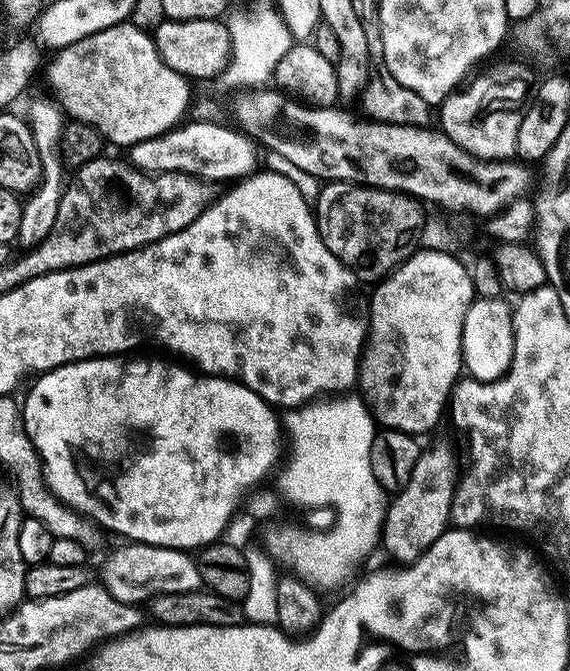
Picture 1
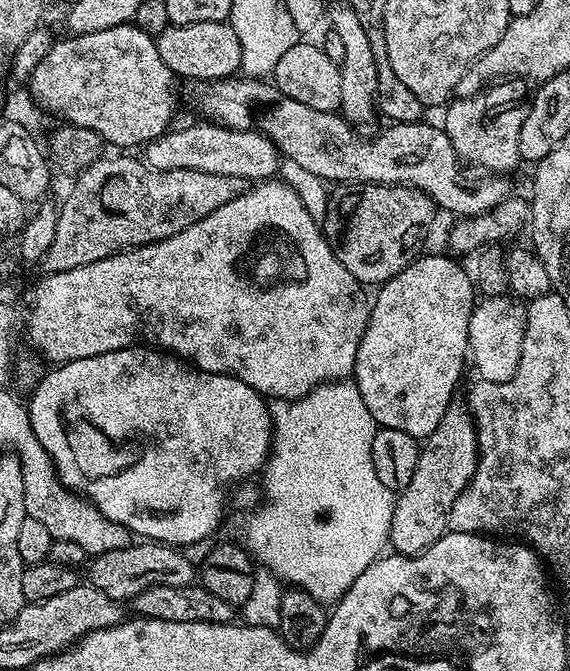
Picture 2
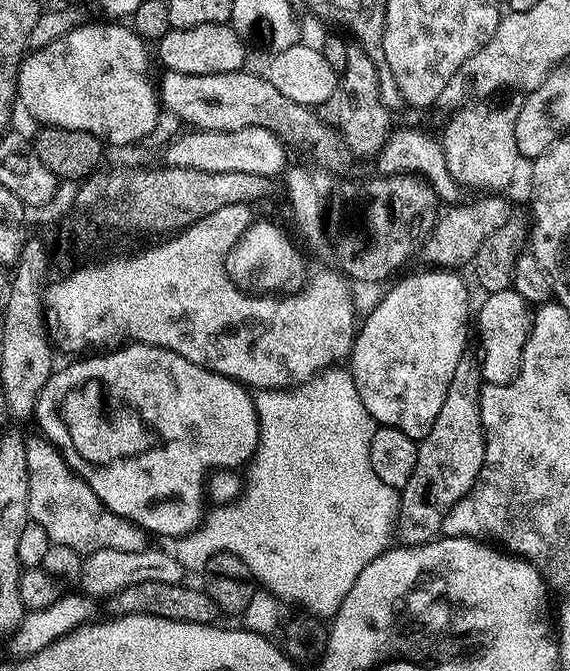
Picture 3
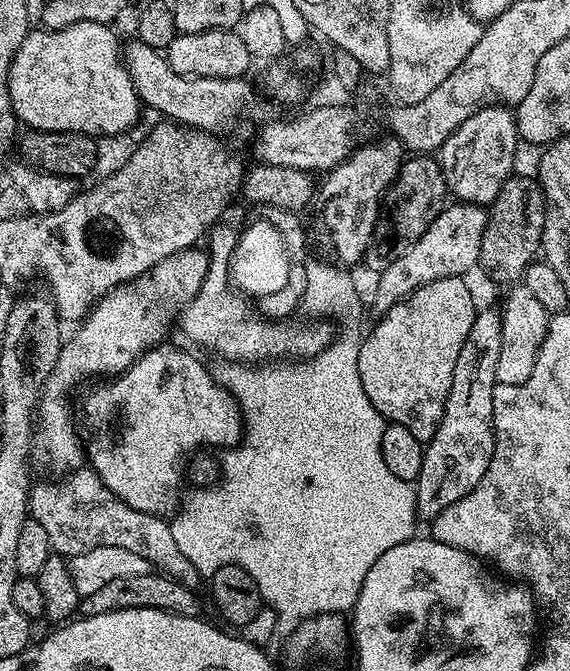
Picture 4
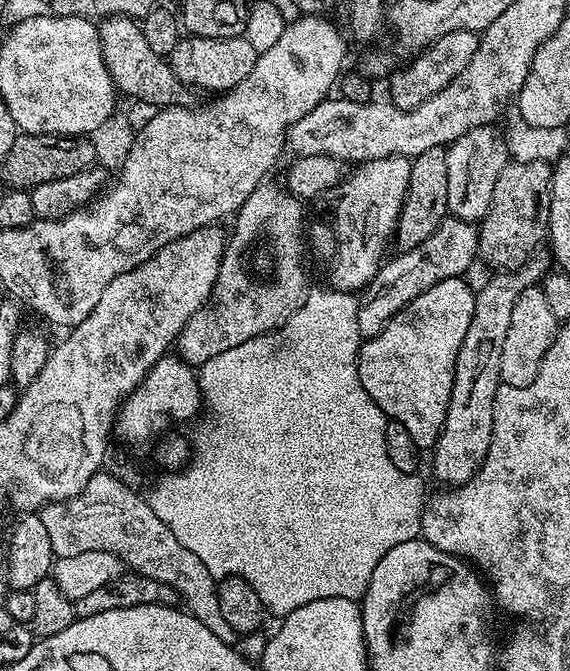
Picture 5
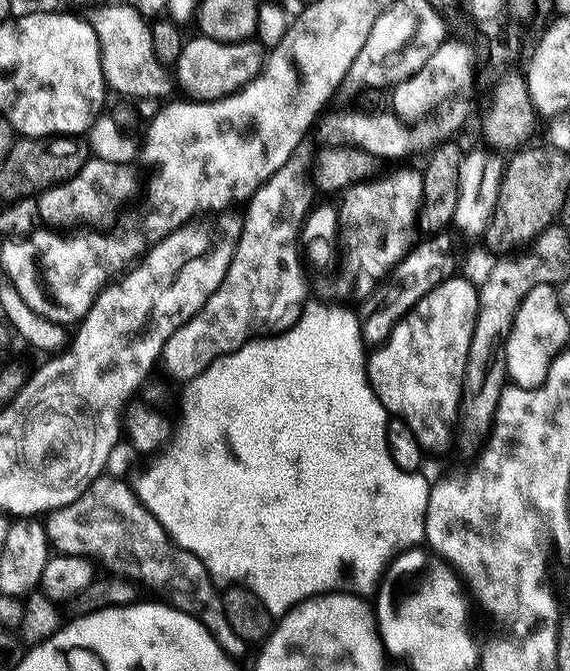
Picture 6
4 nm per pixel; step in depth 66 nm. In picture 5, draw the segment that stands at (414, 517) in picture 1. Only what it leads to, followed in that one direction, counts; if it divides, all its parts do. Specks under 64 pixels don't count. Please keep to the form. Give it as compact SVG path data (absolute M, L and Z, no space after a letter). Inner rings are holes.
M533 258L520 268L497 271L492 274L496 276L485 282L484 289L476 292L474 318L470 318L470 330L466 330L462 350L456 359L446 422L431 453L432 472L444 486L467 484L490 450L494 430L494 398L502 383L502 346L506 346L506 333L510 331L510 314L514 314L514 306L522 290L539 285L549 271L550 265L546 261Z

